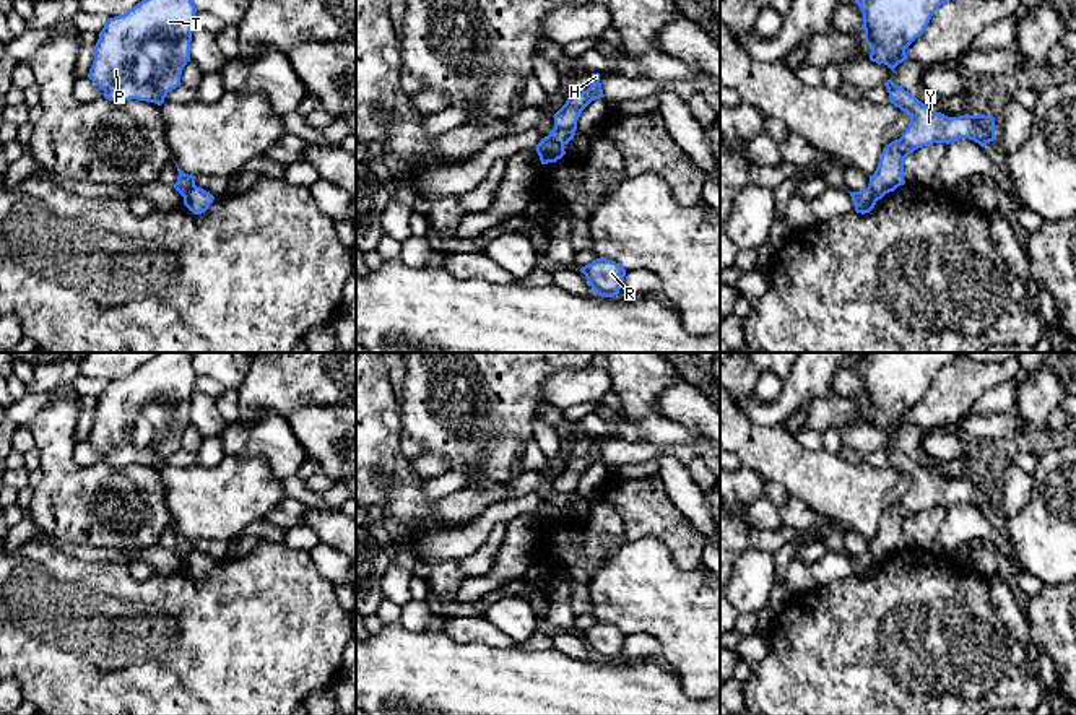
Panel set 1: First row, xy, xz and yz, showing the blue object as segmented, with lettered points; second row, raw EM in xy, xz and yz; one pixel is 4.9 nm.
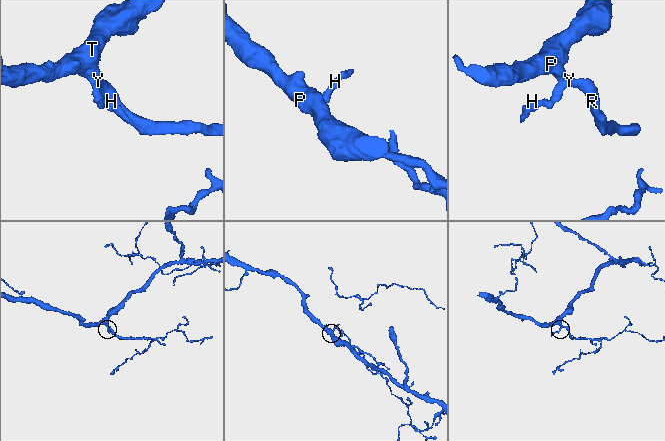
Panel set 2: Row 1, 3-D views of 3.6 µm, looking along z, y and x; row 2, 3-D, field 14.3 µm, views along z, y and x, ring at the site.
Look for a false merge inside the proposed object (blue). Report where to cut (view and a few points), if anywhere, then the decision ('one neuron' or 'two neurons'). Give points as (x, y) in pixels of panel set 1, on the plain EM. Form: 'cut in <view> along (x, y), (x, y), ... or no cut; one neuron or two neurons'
cut in xz along (546, 501), (563, 511); two neurons

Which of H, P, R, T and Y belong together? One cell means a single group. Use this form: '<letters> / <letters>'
H / P R T Y

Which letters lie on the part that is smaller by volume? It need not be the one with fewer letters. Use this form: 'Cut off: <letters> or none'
Cut off: H

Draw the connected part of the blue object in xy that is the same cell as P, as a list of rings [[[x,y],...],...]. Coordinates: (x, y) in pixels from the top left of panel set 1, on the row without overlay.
[[[159,353],[127,377],[107,382],[94,413],[88,442],[114,466],[132,463],[161,470],[169,455],[180,450],[184,431],[190,426],[192,393],[197,372],[192,353]]]

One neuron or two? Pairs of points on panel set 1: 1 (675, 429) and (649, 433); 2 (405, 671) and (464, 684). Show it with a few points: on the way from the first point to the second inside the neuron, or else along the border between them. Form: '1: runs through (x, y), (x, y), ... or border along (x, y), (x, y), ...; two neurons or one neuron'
1: runs through (668, 431), (655, 431); one neuron
2: runs through (420, 684), (449, 684); one neuron

